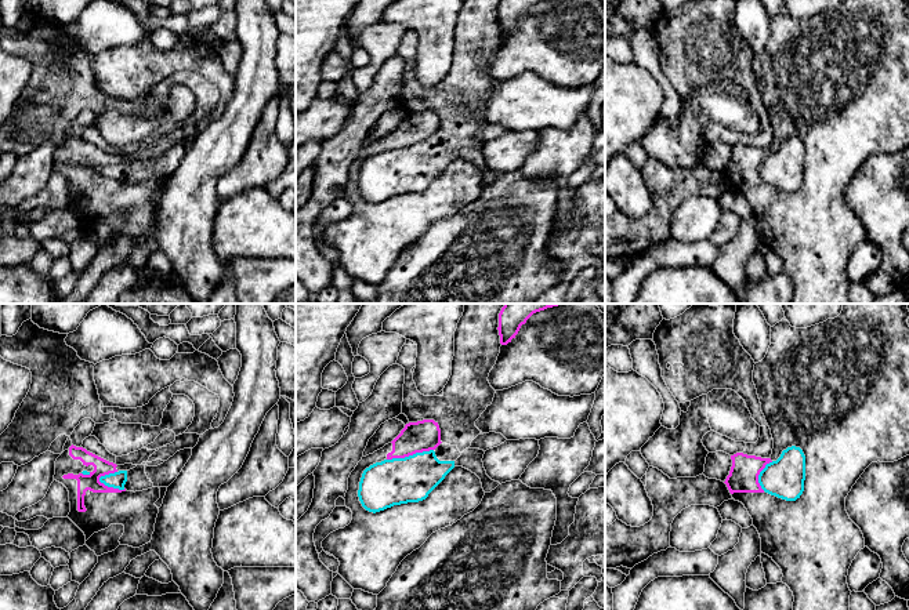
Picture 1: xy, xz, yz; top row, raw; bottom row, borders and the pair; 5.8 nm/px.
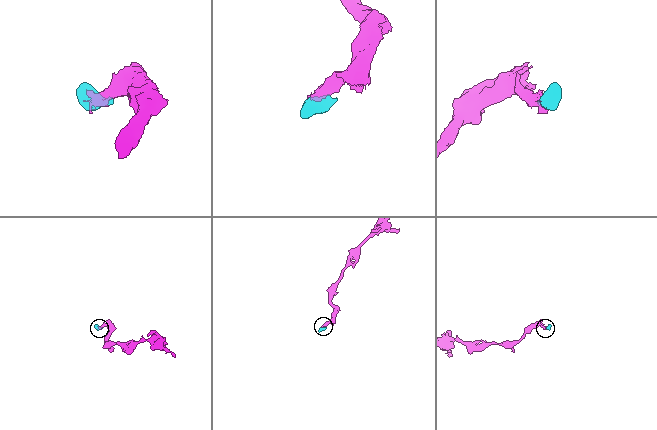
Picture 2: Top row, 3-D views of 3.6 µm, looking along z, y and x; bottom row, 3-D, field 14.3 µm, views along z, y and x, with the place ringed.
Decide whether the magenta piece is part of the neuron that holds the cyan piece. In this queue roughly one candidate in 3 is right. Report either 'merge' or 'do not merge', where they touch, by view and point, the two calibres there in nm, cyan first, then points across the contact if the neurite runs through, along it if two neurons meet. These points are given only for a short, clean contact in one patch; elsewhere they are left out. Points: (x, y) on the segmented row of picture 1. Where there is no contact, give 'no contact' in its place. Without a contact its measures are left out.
do not merge; contact xz (409, 456); calibres 280 and 180 nm; border xz (433, 449), (387, 460)

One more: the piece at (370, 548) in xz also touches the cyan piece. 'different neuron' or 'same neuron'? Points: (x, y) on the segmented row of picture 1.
different neuron

